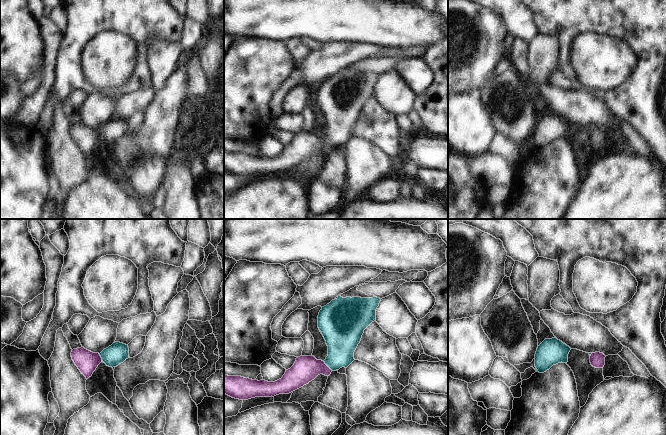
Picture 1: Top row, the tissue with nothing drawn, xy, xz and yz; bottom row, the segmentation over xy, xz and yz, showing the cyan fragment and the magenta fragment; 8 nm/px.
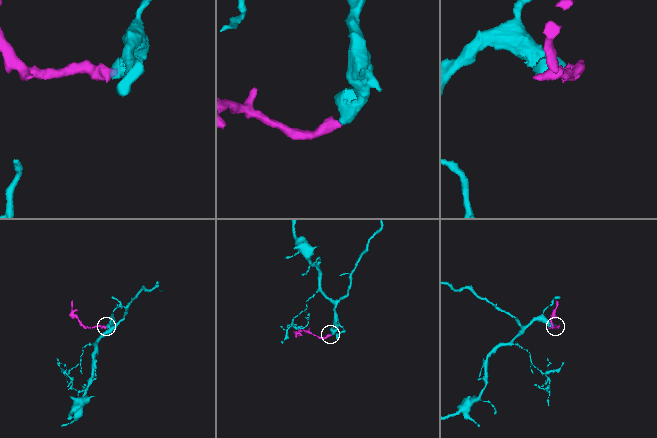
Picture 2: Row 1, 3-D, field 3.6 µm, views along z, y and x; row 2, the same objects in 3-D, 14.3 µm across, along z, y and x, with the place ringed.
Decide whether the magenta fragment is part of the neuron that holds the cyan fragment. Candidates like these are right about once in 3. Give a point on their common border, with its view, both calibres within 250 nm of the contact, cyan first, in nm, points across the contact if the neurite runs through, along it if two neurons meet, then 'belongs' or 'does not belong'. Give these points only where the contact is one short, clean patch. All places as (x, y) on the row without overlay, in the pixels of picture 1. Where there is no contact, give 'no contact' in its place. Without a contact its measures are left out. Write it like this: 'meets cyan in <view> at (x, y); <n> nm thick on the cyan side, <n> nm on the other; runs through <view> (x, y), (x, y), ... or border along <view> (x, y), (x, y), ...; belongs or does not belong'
meets cyan in xz at (328, 142); 260 nm thick on the cyan side, 200 nm on the other; runs through xz (342, 115), (341, 129), (328, 142), (306, 144); belongs

